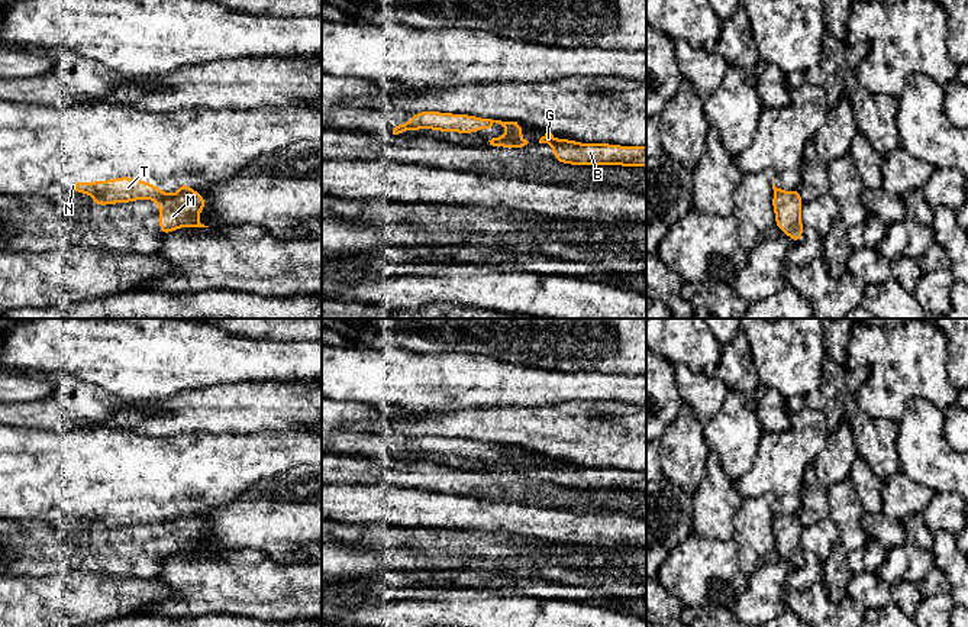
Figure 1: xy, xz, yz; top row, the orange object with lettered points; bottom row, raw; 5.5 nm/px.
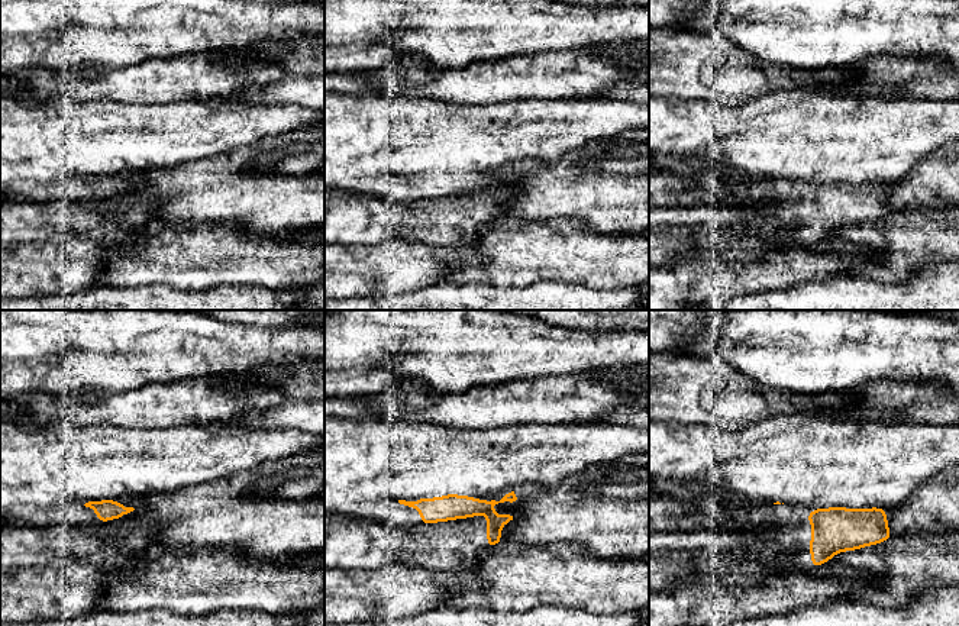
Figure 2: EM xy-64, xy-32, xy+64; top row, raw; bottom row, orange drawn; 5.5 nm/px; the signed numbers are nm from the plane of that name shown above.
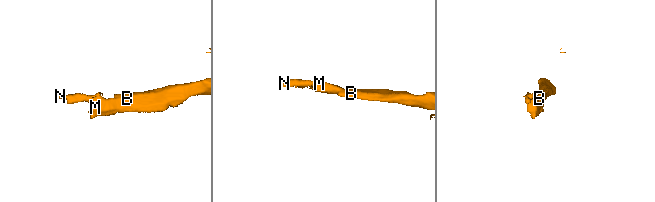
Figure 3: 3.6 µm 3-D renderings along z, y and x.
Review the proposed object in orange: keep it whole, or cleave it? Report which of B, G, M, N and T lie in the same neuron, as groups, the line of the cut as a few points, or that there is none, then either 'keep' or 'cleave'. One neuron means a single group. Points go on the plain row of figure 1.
groups B G M / N T; cut xy (168, 519), (157, 523); cleave

